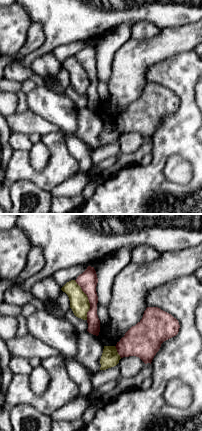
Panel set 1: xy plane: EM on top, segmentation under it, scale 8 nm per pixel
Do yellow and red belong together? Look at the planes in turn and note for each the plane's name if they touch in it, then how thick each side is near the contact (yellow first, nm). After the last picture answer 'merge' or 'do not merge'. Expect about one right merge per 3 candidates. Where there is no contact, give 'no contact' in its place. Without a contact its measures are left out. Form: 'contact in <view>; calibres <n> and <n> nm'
contact in xy; calibres 160 and 150 nm

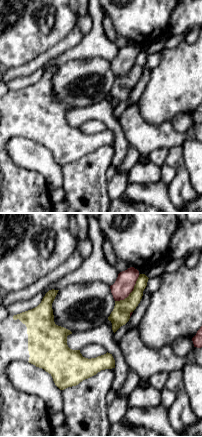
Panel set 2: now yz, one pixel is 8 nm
contact in yz; calibres 150 and 160 nm

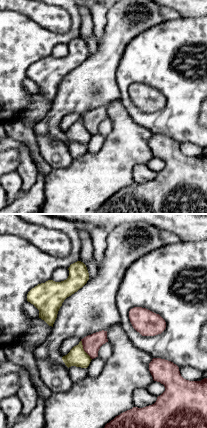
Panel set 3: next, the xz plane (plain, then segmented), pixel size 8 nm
contact in xz; calibres 150 and 140 nm

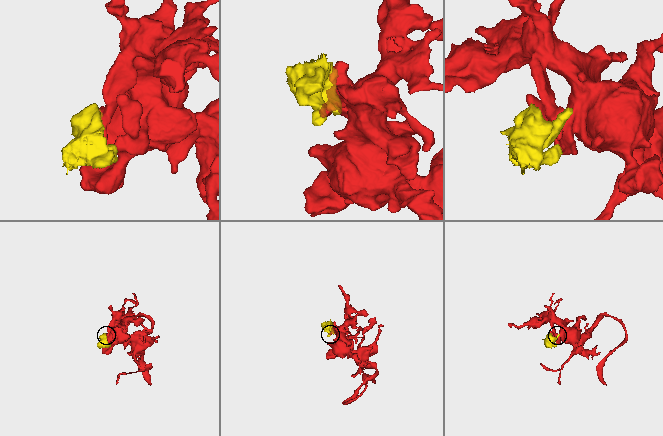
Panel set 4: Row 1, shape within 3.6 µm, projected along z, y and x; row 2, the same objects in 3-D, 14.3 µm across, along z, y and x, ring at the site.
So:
do not merge

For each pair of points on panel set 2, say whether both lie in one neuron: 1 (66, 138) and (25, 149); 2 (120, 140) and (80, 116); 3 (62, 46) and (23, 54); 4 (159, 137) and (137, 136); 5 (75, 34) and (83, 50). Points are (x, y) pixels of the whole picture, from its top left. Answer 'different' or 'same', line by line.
1: different
2: same
3: different
4: same
5: different

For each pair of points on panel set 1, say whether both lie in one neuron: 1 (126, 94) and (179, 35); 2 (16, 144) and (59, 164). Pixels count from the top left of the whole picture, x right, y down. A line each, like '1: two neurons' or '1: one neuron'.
1: one neuron
2: two neurons

